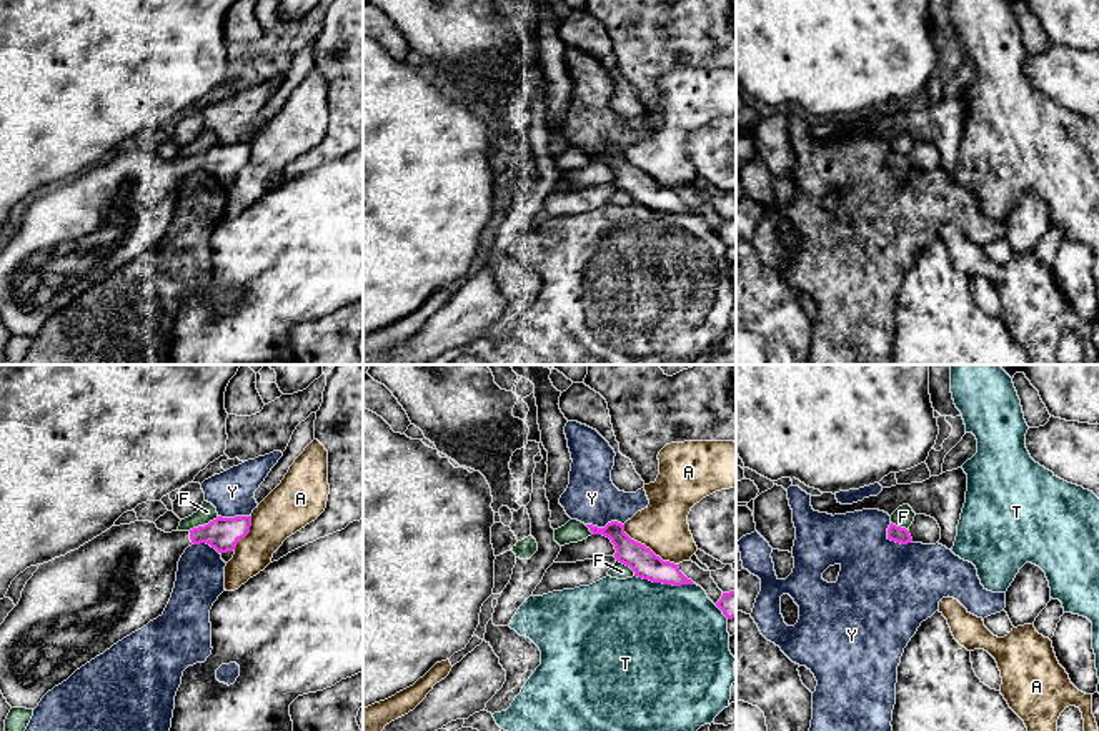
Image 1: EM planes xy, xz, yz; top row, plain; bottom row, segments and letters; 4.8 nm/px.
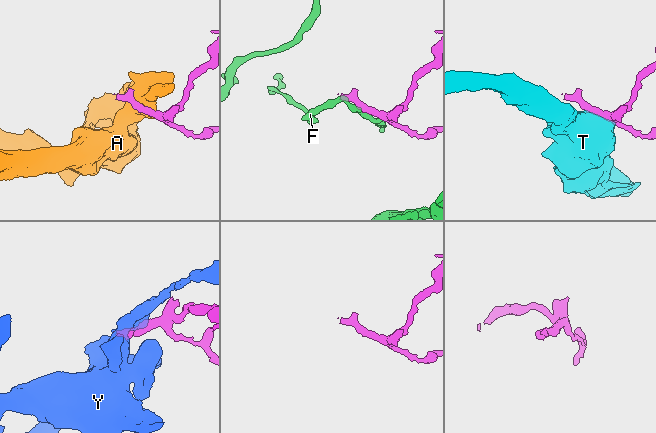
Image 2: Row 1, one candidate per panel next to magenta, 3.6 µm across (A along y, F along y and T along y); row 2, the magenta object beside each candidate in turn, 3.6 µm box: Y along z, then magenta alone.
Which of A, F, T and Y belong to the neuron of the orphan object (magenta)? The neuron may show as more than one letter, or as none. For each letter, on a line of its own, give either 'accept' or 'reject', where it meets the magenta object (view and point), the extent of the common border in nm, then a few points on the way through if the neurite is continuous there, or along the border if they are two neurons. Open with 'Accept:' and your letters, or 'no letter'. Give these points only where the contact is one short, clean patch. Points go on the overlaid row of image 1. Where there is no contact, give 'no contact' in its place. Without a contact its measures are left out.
Accept: no letter
A: reject; meets magenta in xz at (648, 548); contact 320 nm long; border along xz (623, 525), (623, 530), (631, 538), (676, 565)
F: reject; meets magenta in xy at (205, 525); contact 170 nm long
T: reject; meets magenta in xz at (665, 583); contact 300 nm long
Y: reject; meets magenta in yz at (895, 540); contact 150 nm long; border along yz (888, 525), (888, 537), (891, 540), (911, 543)

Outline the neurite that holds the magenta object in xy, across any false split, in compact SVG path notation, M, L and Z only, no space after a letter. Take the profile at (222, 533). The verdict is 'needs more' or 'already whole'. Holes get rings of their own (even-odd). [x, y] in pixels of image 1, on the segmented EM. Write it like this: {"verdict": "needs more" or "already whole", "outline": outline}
{"verdict": "needs more", "outline": "M218 516L190 531L165 533L155 523L135 521L112 526L78 549L40 564L27 581L18 604L0 624L0 691L7 703L12 708L35 709L48 691L77 669L163 614L175 588L178 561L188 546L206 543L218 553L233 551L250 533L250 526L251 516Z"}

